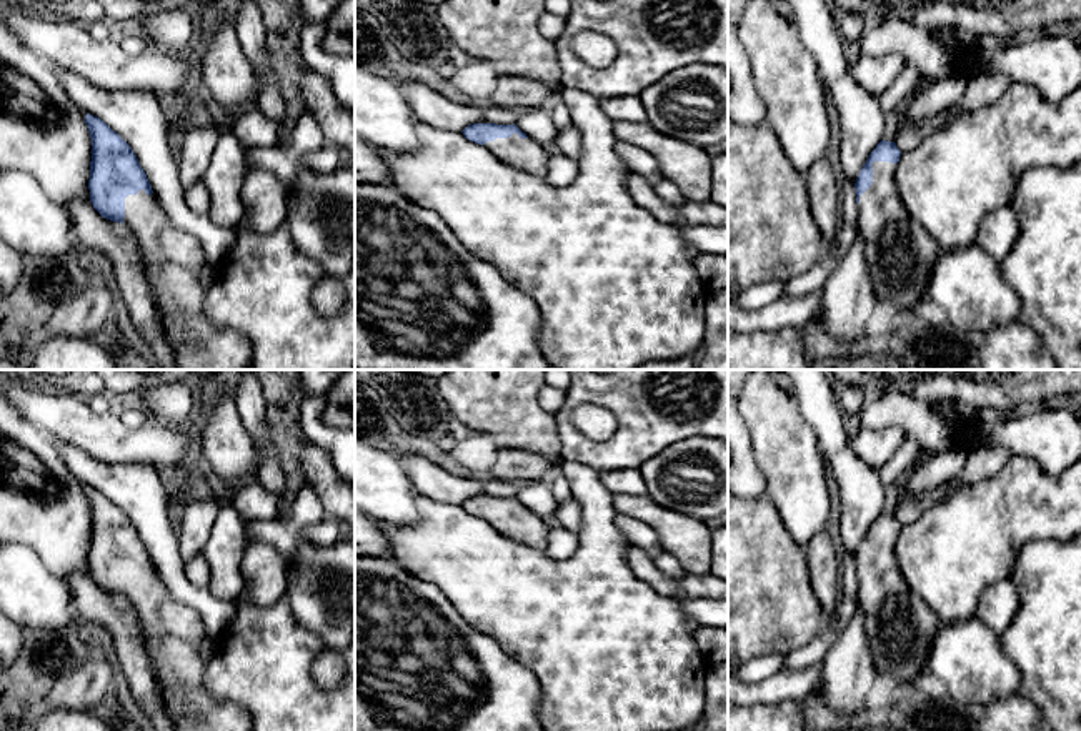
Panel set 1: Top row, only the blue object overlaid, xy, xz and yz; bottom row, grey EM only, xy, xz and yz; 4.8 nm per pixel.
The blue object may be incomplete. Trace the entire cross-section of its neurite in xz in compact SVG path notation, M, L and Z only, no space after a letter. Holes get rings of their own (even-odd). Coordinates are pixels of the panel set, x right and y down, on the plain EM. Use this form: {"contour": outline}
{"contour": "M473 496L463 505L465 511L485 518L498 533L525 546L545 549L550 526L533 511L528 511L515 496Z"}

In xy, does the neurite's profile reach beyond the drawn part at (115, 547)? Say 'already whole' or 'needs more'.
needs more

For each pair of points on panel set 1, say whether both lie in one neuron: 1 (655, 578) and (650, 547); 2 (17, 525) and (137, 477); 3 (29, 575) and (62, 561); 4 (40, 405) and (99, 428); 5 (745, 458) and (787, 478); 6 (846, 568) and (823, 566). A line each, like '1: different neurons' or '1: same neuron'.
1: different neurons
2: different neurons
3: different neurons
4: same neuron
5: different neurons
6: different neurons

